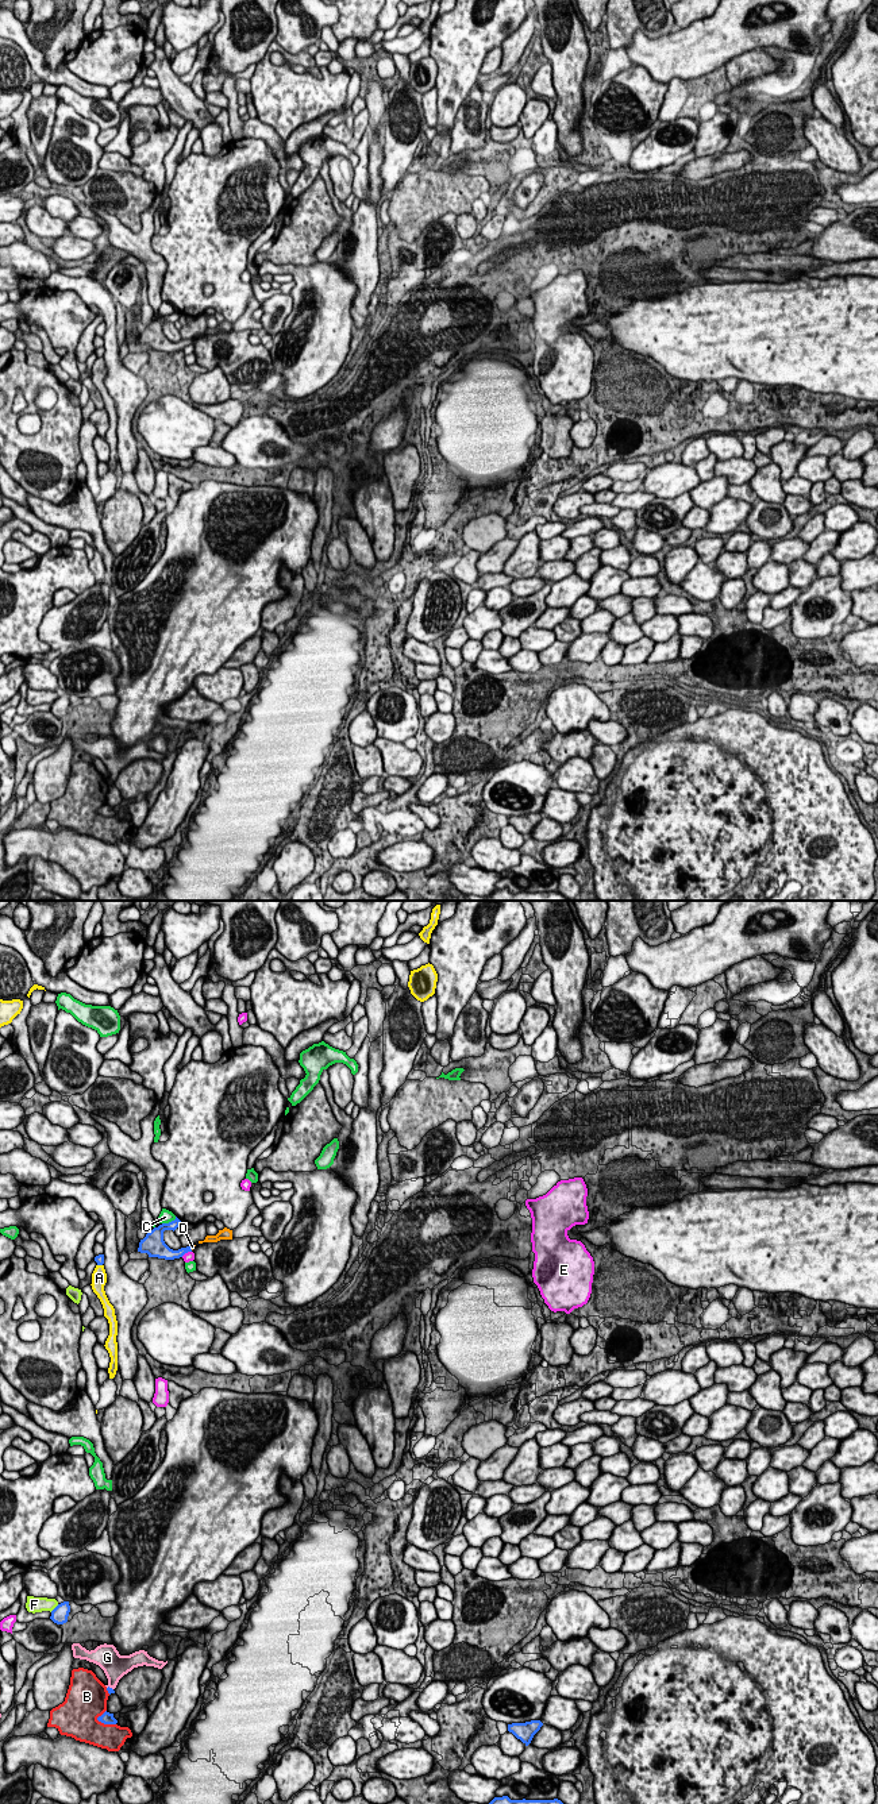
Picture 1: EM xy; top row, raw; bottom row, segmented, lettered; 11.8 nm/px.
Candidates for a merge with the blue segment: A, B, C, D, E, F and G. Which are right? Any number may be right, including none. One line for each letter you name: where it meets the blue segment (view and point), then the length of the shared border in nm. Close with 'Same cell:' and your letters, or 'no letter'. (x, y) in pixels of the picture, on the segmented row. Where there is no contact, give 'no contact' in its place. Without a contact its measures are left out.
D: meets blue in xy at (191, 1248); contact 60 nm long
Same cell: D

